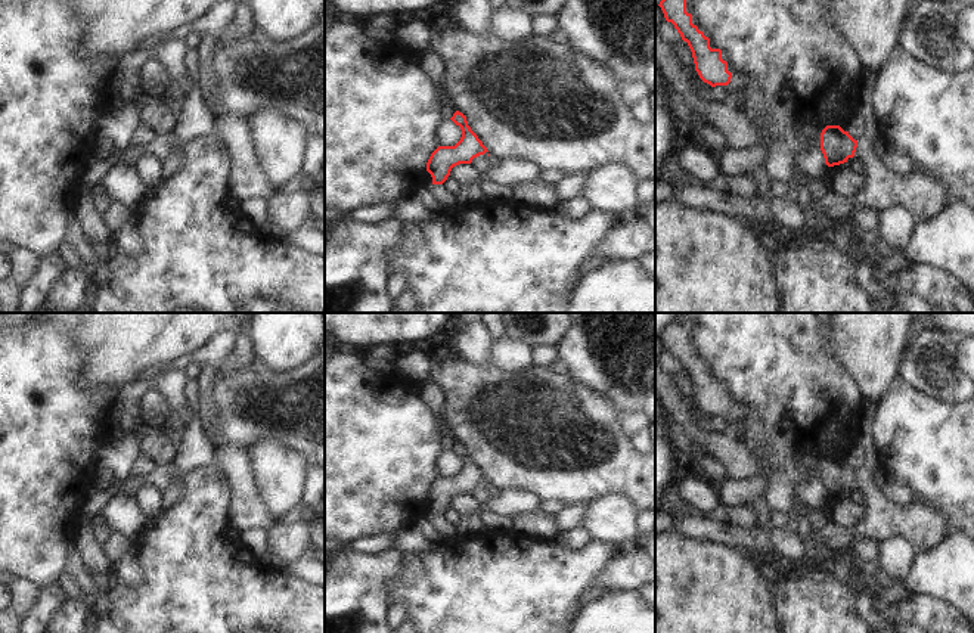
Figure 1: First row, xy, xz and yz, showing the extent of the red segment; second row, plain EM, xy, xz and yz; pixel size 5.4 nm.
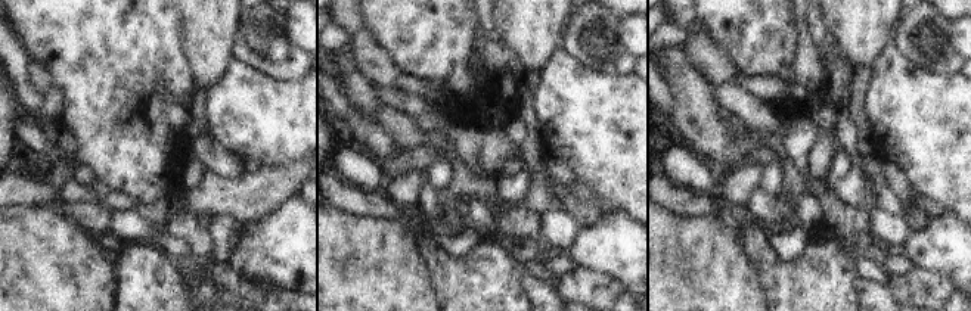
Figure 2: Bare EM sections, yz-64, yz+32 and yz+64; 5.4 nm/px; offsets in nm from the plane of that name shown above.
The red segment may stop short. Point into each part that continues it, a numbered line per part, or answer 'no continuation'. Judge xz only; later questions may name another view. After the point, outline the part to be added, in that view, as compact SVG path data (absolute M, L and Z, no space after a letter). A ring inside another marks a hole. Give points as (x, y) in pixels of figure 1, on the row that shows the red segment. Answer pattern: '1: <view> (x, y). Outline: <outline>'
1: xz (441, 196). Outline: M432 184L426 189L441 208L450 208L456 205L456 195L449 193L443 184Z

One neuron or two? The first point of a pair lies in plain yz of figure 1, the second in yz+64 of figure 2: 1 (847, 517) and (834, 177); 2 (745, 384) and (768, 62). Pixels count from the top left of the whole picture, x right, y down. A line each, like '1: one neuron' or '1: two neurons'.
1: two neurons
2: one neuron

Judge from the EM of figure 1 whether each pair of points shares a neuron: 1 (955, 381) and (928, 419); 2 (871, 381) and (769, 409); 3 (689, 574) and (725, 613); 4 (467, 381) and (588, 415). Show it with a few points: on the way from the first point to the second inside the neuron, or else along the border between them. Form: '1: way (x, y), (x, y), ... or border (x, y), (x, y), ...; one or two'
1: border (911, 384), (930, 396), (958, 405); two
2: border (838, 354), (846, 371), (856, 381), (864, 400); two
3: way (695, 583), (716, 604); one
4: way (496, 410), (501, 415), (558, 415); one

